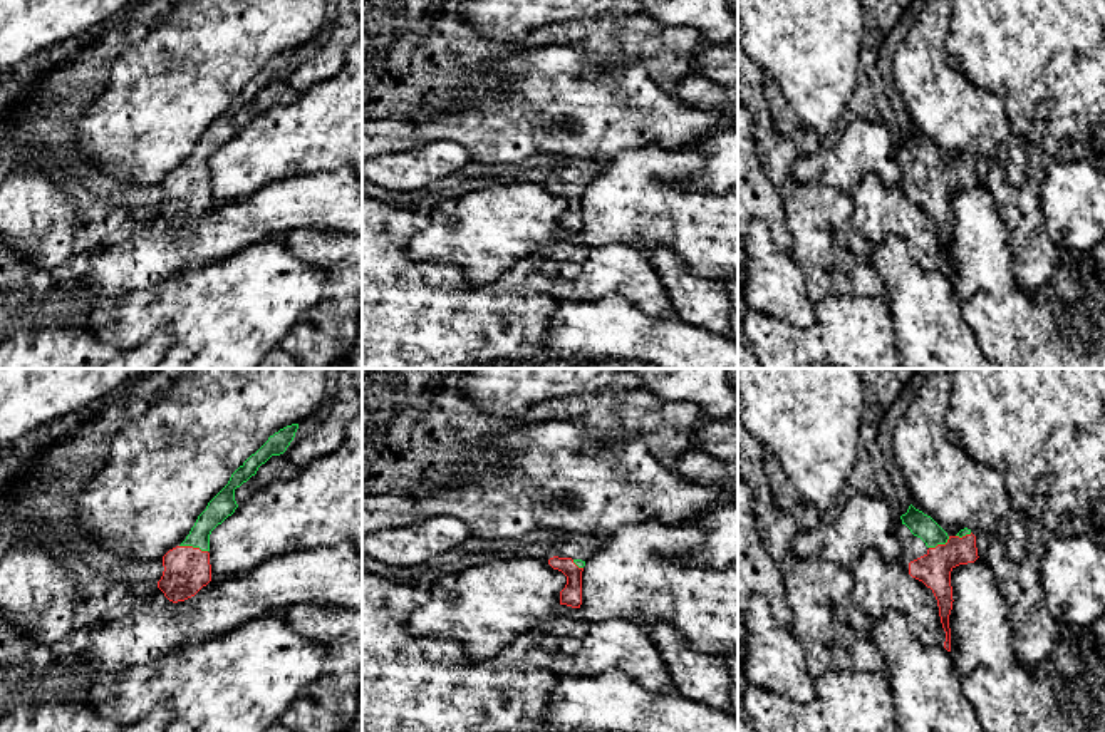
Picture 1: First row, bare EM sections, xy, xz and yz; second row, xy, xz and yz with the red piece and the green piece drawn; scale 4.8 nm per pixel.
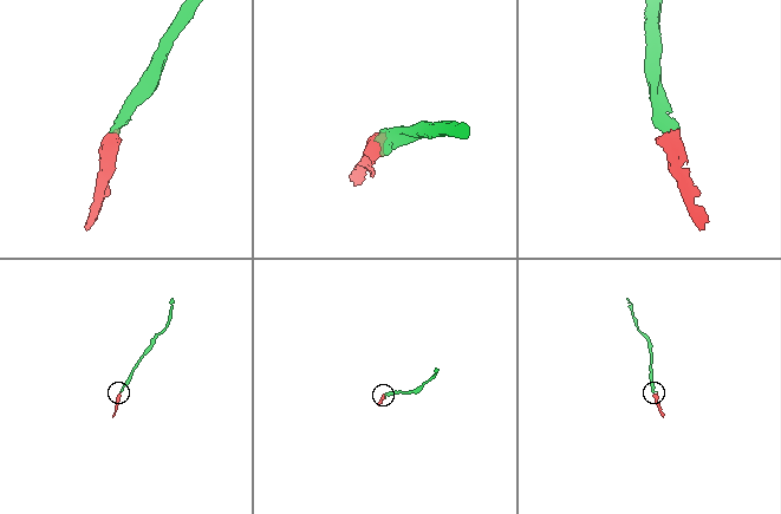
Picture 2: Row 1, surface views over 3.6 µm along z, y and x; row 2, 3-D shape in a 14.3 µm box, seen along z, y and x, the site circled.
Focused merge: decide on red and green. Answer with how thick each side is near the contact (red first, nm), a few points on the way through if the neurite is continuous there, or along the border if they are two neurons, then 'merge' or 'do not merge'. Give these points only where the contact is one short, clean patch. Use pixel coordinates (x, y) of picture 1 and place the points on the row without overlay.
220 nm thick on the red side, 120 nm on the other; runs through xy (186, 195), (193, 173), (205, 148), (222, 131); merge

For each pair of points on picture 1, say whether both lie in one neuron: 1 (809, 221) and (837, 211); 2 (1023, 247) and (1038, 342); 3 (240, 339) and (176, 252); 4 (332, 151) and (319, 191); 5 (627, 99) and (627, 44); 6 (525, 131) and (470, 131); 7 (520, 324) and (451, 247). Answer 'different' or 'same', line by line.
1: same
2: different
3: different
4: different
5: different
6: same
7: different

